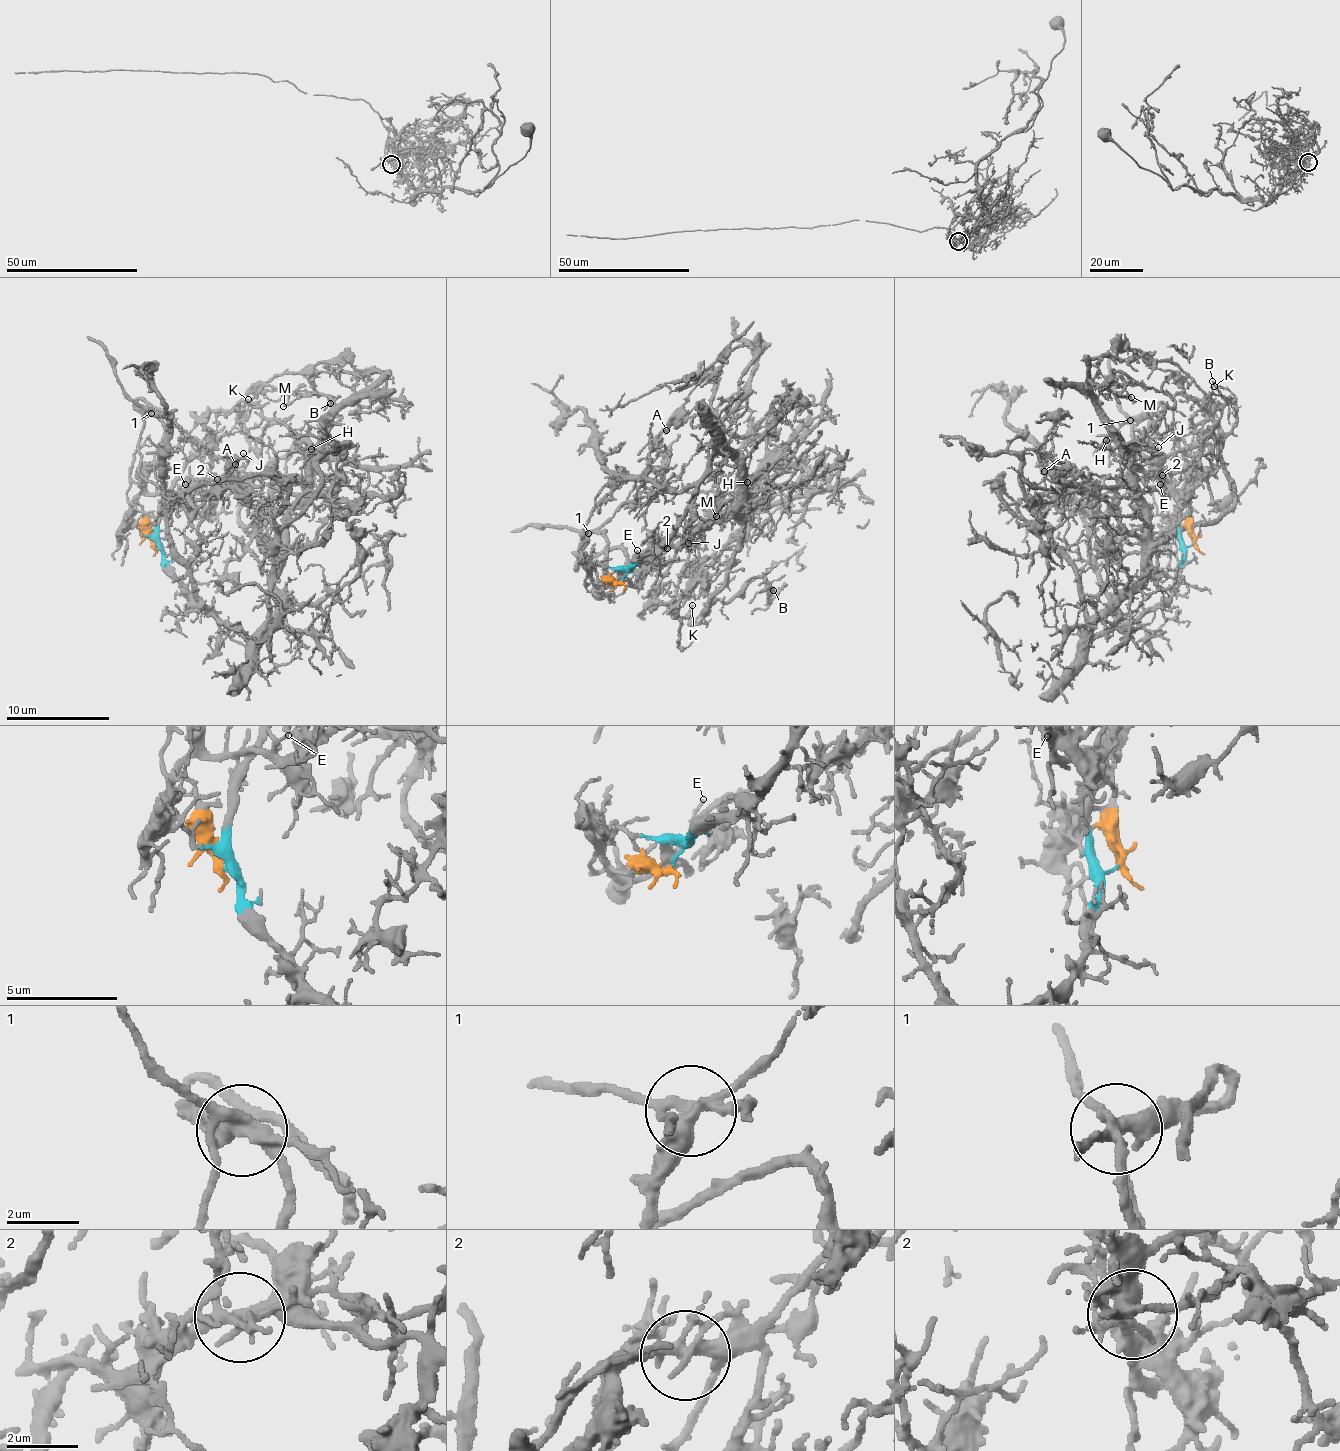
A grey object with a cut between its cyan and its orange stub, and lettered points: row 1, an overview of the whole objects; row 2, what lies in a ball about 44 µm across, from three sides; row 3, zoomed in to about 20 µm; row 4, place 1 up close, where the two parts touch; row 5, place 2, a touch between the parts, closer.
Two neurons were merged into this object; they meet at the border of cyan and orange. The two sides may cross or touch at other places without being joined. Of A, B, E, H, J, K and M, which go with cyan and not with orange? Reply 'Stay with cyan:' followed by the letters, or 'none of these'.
Stay with cyan: B, H, K, M

